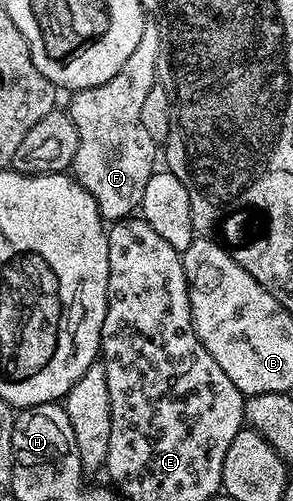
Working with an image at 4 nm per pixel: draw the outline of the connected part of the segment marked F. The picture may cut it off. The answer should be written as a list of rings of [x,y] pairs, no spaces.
[[[144,23],[141,42],[137,42],[137,50],[125,62],[125,66],[109,82],[101,82],[101,86],[92,88],[80,88],[74,93],[69,107],[71,121],[75,123],[77,130],[77,154],[73,158],[70,171],[73,173],[79,185],[97,202],[99,215],[104,221],[114,222],[128,219],[140,207],[142,195],[145,194],[146,183],[153,172],[156,171],[155,148],[157,141],[149,138],[149,130],[141,123],[141,105],[144,104],[149,90],[157,82],[159,71],[157,70],[157,58],[161,50],[163,34],[158,23]]]

